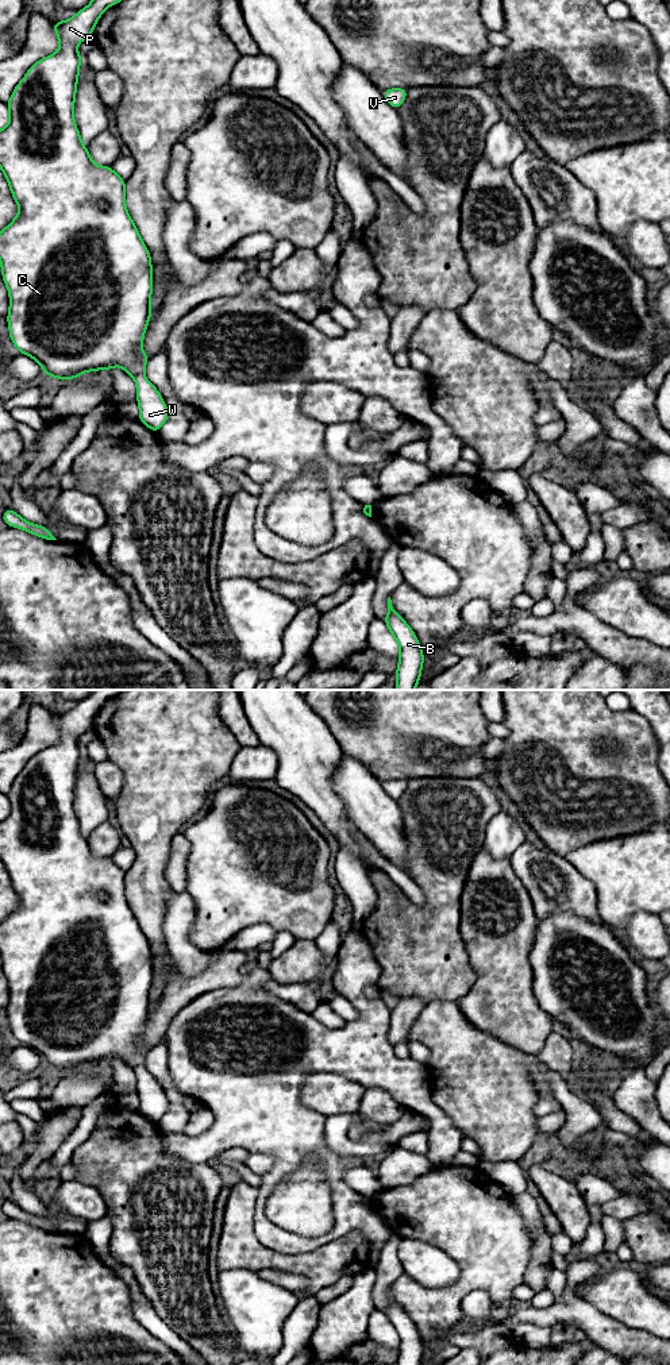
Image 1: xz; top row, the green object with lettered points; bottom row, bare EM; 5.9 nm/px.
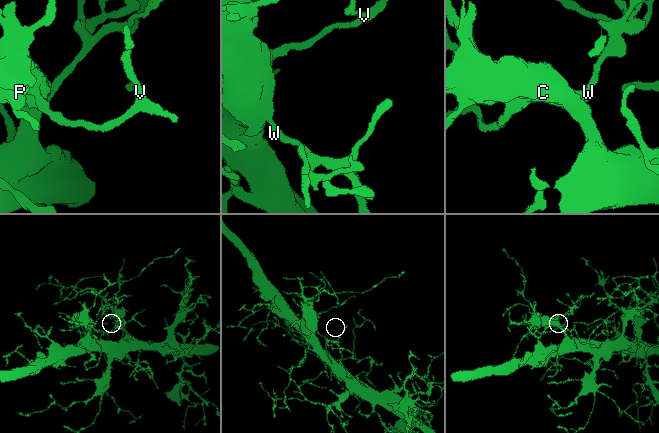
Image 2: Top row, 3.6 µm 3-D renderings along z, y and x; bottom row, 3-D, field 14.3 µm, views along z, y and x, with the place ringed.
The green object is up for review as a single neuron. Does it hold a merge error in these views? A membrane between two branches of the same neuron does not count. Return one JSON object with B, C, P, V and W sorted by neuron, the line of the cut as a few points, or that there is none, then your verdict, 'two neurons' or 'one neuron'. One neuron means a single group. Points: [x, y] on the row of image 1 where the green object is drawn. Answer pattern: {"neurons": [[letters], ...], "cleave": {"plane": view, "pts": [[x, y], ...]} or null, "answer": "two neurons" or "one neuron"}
{"neurons": [["B", "C", "P", "V", "W"]], "cleave": null, "answer": "one neuron"}

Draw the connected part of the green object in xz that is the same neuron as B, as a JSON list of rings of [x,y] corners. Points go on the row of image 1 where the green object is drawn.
[[[390,597],[388,598],[388,616],[382,621],[400,647],[398,667],[394,672],[396,690],[415,690],[420,682],[424,655],[415,632],[393,609]]]

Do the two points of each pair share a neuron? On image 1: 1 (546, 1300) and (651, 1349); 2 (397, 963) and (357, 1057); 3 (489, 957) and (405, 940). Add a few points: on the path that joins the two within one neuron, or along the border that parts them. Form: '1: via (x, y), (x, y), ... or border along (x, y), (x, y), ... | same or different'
1: border along (555, 1302), (545, 1307), (532, 1307) | different
2: border along (373, 951), (373, 956), (380, 967), (377, 983) | different
3: border along (459, 921), (473, 983) | different

